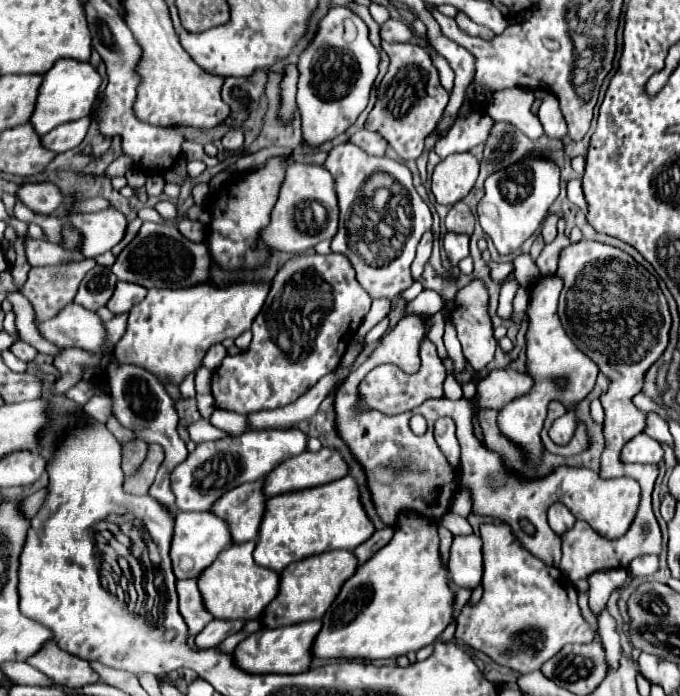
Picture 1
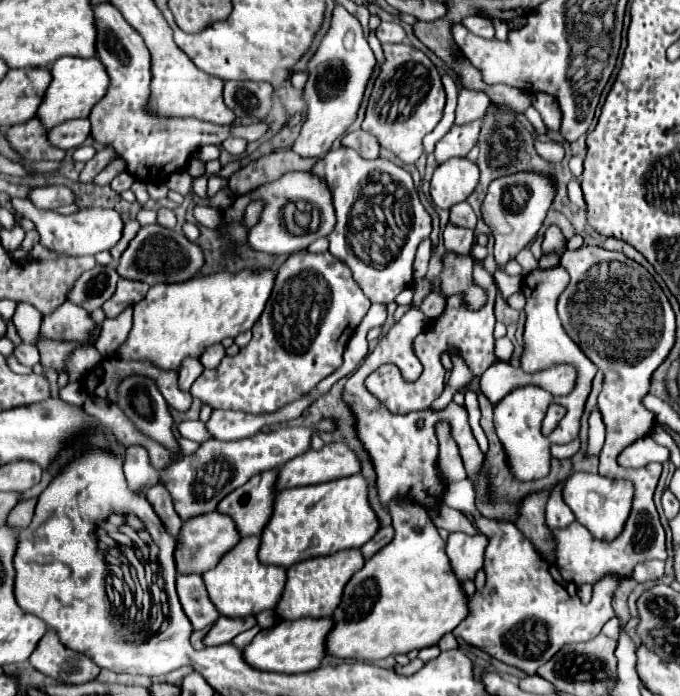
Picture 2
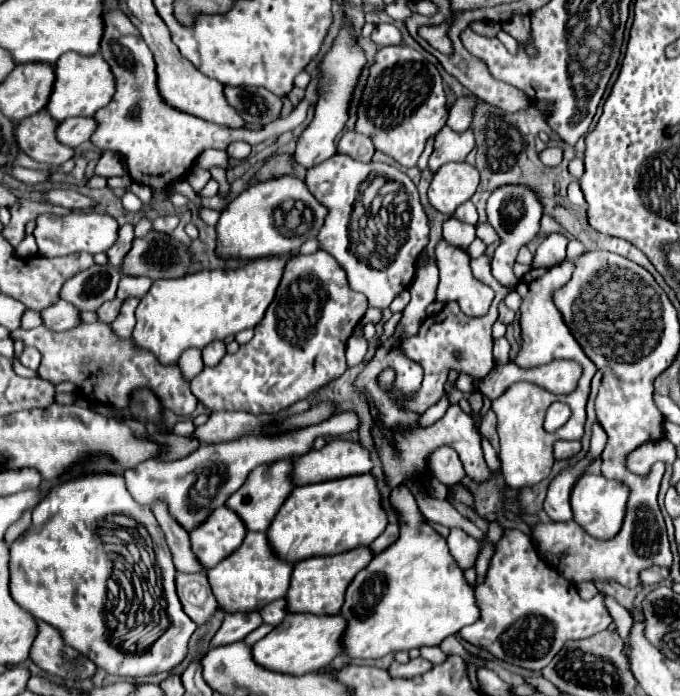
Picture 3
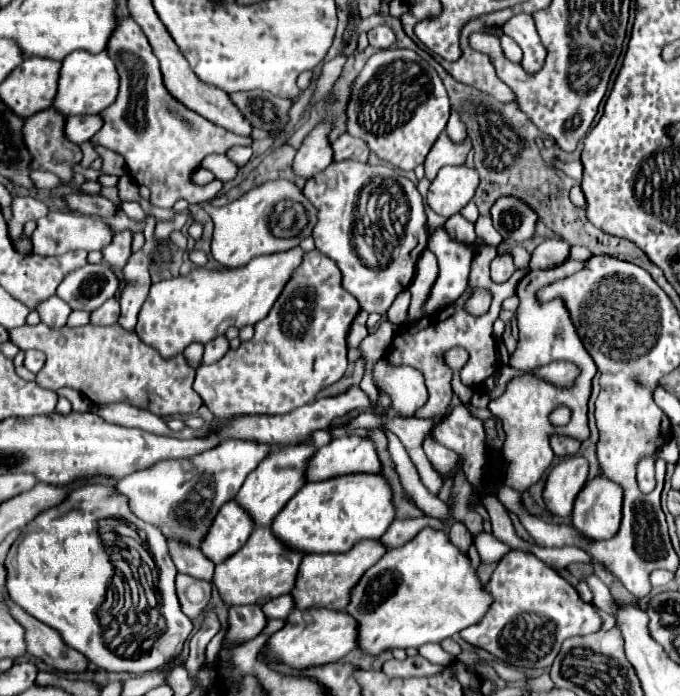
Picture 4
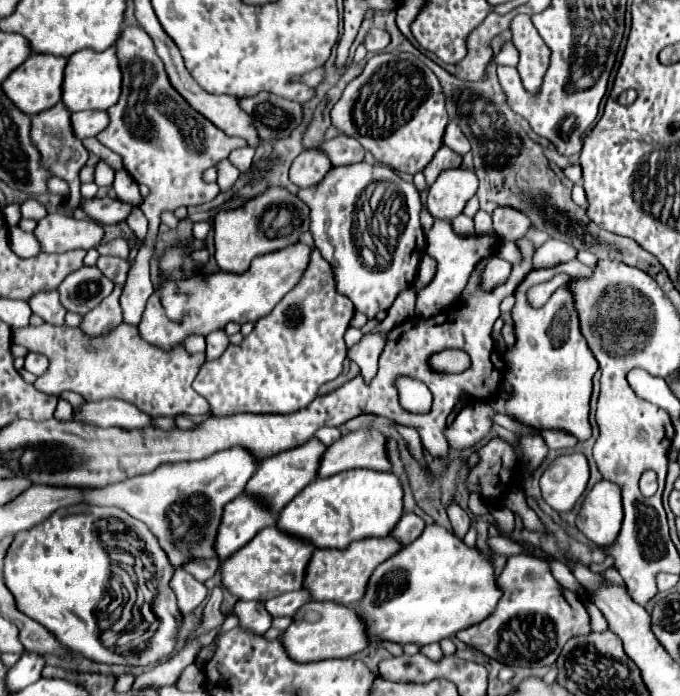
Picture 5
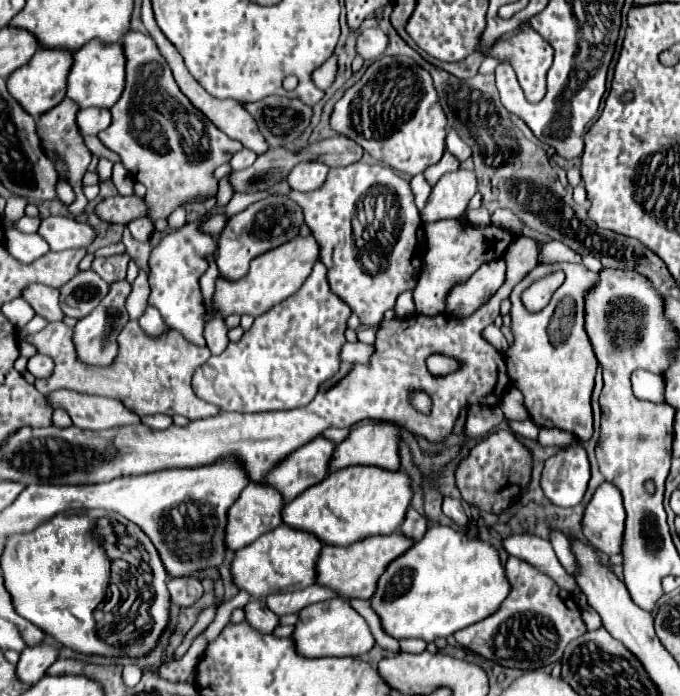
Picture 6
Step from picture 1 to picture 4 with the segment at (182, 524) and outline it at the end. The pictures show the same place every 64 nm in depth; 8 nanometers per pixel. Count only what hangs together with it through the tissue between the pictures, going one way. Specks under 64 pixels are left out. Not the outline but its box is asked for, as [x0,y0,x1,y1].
[202,500,254,564]

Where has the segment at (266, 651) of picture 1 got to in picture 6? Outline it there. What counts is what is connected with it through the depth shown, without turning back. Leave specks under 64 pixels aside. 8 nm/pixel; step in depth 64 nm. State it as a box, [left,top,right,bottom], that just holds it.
[294,598,376,658]

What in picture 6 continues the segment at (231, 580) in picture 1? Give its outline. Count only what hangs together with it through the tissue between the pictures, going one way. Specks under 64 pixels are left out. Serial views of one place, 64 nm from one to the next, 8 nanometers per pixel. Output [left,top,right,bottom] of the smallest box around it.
[232,524,322,598]

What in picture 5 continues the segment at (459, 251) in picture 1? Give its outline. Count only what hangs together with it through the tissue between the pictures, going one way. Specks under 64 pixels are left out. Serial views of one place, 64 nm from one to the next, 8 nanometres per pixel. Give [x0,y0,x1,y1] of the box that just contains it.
[452,214,474,234]

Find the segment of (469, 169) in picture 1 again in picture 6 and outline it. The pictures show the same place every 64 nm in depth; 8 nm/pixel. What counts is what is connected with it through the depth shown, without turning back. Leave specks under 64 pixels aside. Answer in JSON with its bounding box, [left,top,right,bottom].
[422,170,476,224]

